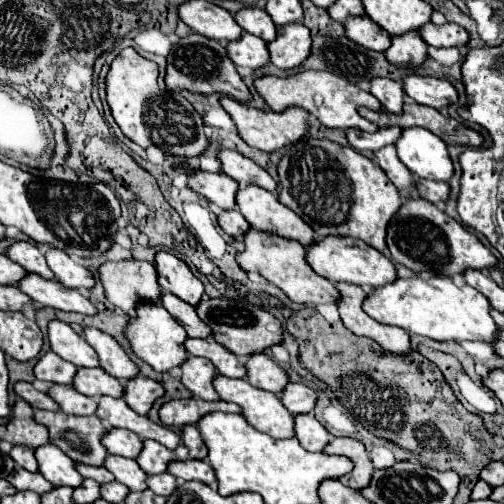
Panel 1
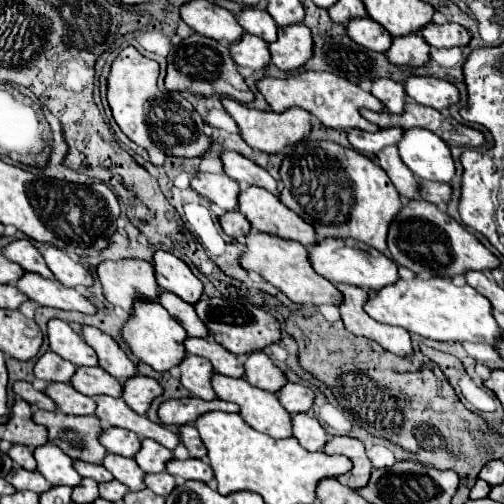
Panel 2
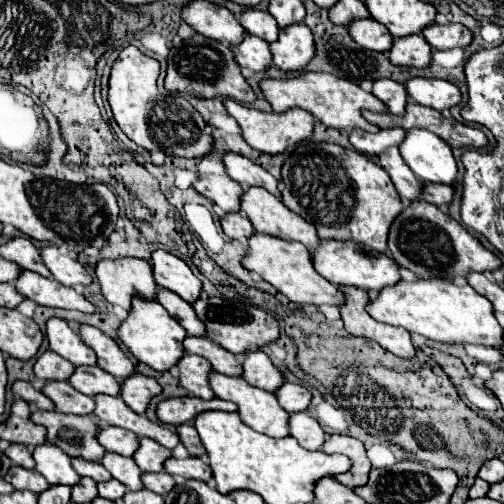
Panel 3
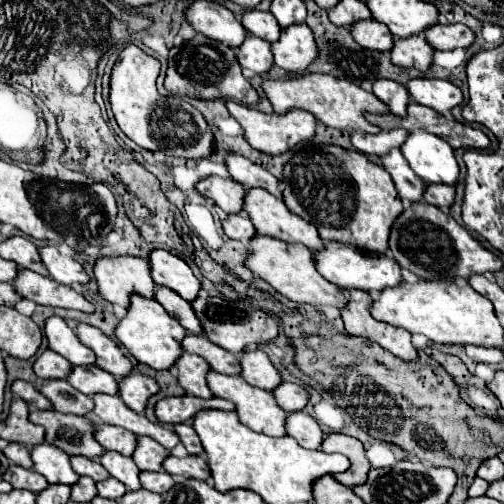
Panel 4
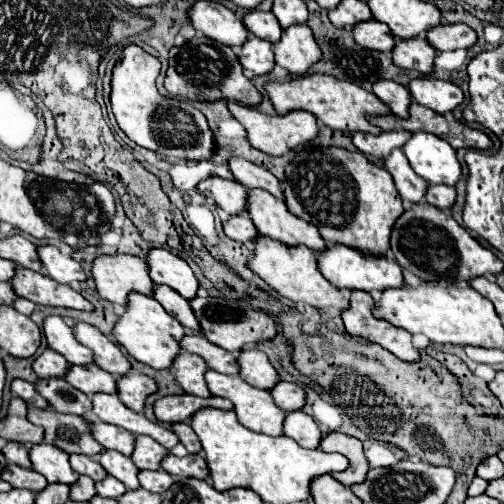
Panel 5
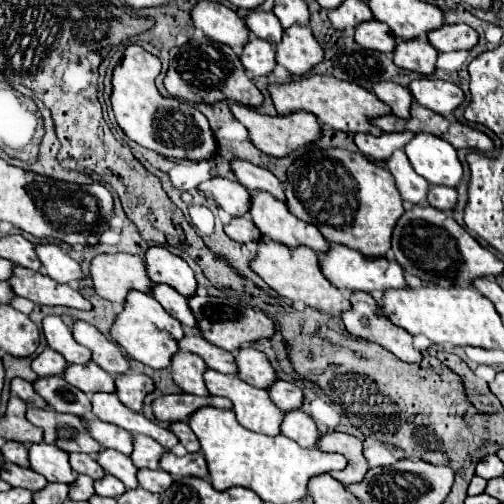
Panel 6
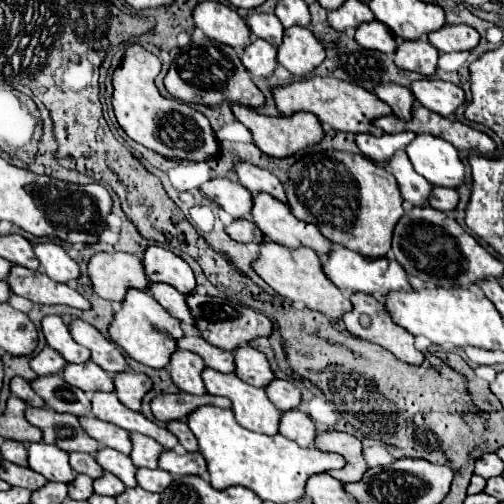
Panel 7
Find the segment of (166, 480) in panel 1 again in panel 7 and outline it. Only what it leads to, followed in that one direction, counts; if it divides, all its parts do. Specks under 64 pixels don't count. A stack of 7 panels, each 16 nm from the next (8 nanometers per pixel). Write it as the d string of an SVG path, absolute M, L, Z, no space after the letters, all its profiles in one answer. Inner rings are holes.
M140 468L136 472L136 480L138 480L138 486L148 492L164 492L172 484L172 474L160 470L160 468L156 468L156 470Z

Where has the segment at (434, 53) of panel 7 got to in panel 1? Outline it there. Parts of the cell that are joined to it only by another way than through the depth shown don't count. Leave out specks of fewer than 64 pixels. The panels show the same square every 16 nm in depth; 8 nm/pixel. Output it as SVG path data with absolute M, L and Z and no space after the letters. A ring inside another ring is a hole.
M406 32L392 36L390 48L384 52L386 60L392 64L422 64L426 60L426 42L418 32Z

